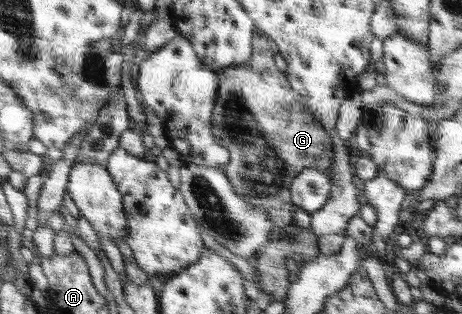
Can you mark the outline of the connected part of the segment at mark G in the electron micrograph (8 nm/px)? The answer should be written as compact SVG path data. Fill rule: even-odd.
M262 33L252 36L251 56L246 63L231 65L218 72L218 95L214 100L211 115L211 131L215 143L229 151L229 162L221 165L234 191L243 197L250 205L267 211L269 220L278 230L293 224L293 209L295 207L290 193L290 183L305 169L315 169L326 173L332 165L333 147L330 136L322 128L319 121L315 121L305 104L305 98L291 88L286 74L274 63L275 47L269 37L262 37Z

